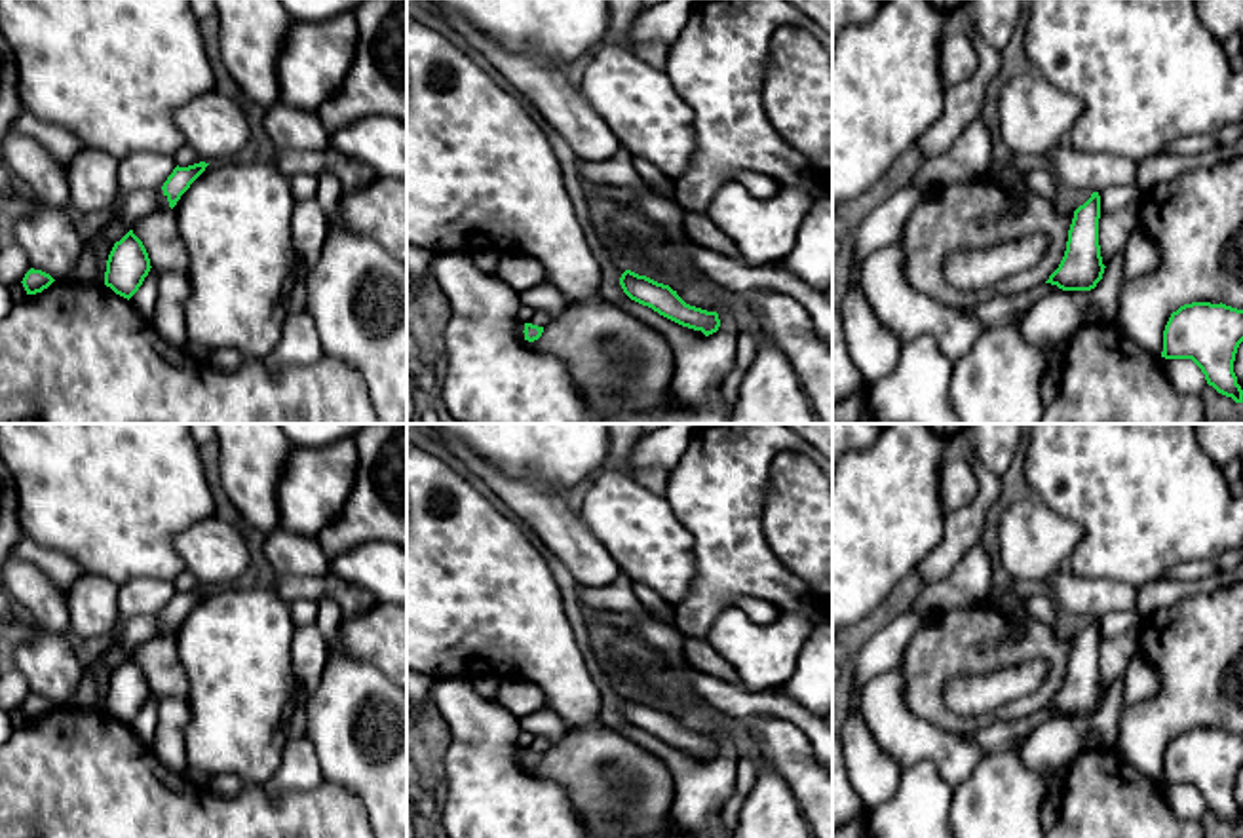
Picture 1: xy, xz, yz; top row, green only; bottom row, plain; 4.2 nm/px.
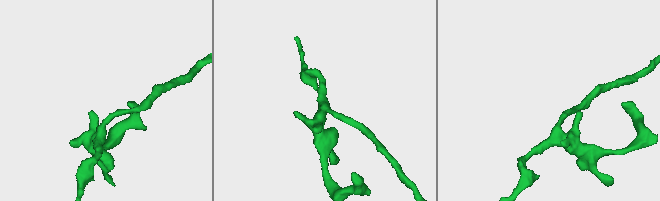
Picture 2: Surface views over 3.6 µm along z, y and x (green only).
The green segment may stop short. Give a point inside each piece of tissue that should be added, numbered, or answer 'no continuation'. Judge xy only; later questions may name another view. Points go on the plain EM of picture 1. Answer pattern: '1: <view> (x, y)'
no continuation

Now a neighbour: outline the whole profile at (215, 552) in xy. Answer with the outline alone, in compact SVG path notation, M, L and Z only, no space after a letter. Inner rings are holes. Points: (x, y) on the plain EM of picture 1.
M217 515L201 519L173 538L184 570L201 587L228 587L251 566L251 551L239 526Z

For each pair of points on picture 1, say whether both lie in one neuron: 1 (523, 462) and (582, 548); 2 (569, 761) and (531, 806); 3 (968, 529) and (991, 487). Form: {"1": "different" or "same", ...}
{"1": "different", "2": "different", "3": "same"}

